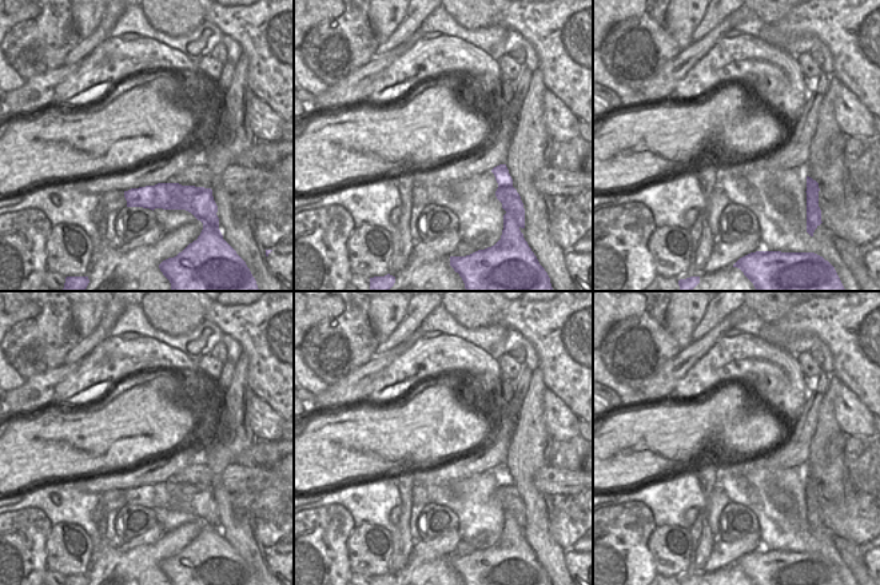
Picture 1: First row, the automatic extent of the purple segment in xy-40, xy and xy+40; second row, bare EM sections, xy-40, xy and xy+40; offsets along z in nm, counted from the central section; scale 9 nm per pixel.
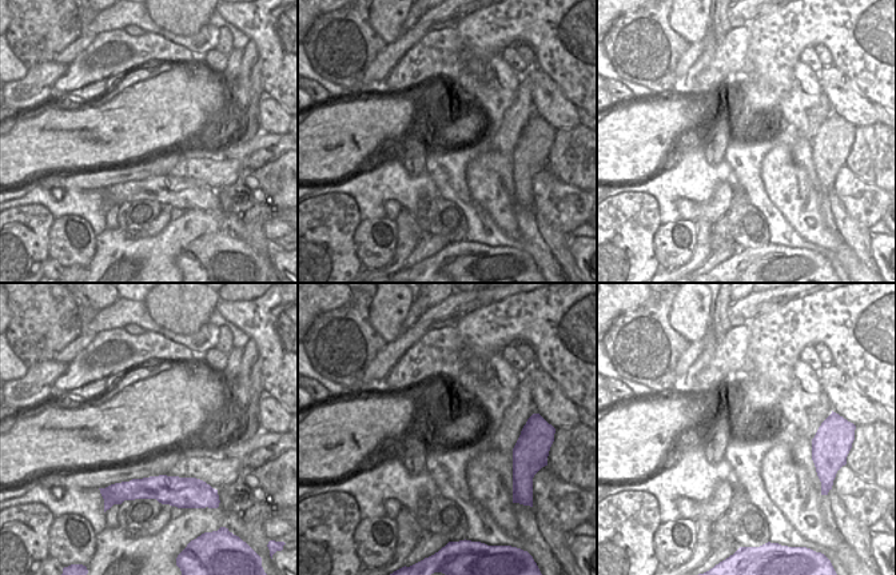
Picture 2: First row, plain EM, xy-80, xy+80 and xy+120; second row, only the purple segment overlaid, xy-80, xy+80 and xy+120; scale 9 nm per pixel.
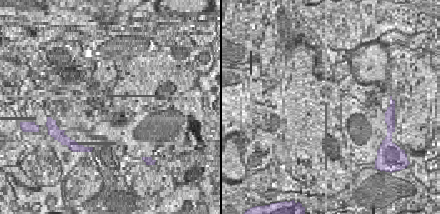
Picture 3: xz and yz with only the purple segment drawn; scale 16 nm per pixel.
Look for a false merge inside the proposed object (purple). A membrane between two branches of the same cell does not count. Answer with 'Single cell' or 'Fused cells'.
Fused cells

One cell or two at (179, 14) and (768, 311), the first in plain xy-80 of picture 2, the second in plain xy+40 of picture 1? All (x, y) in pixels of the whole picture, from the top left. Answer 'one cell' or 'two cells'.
one cell

